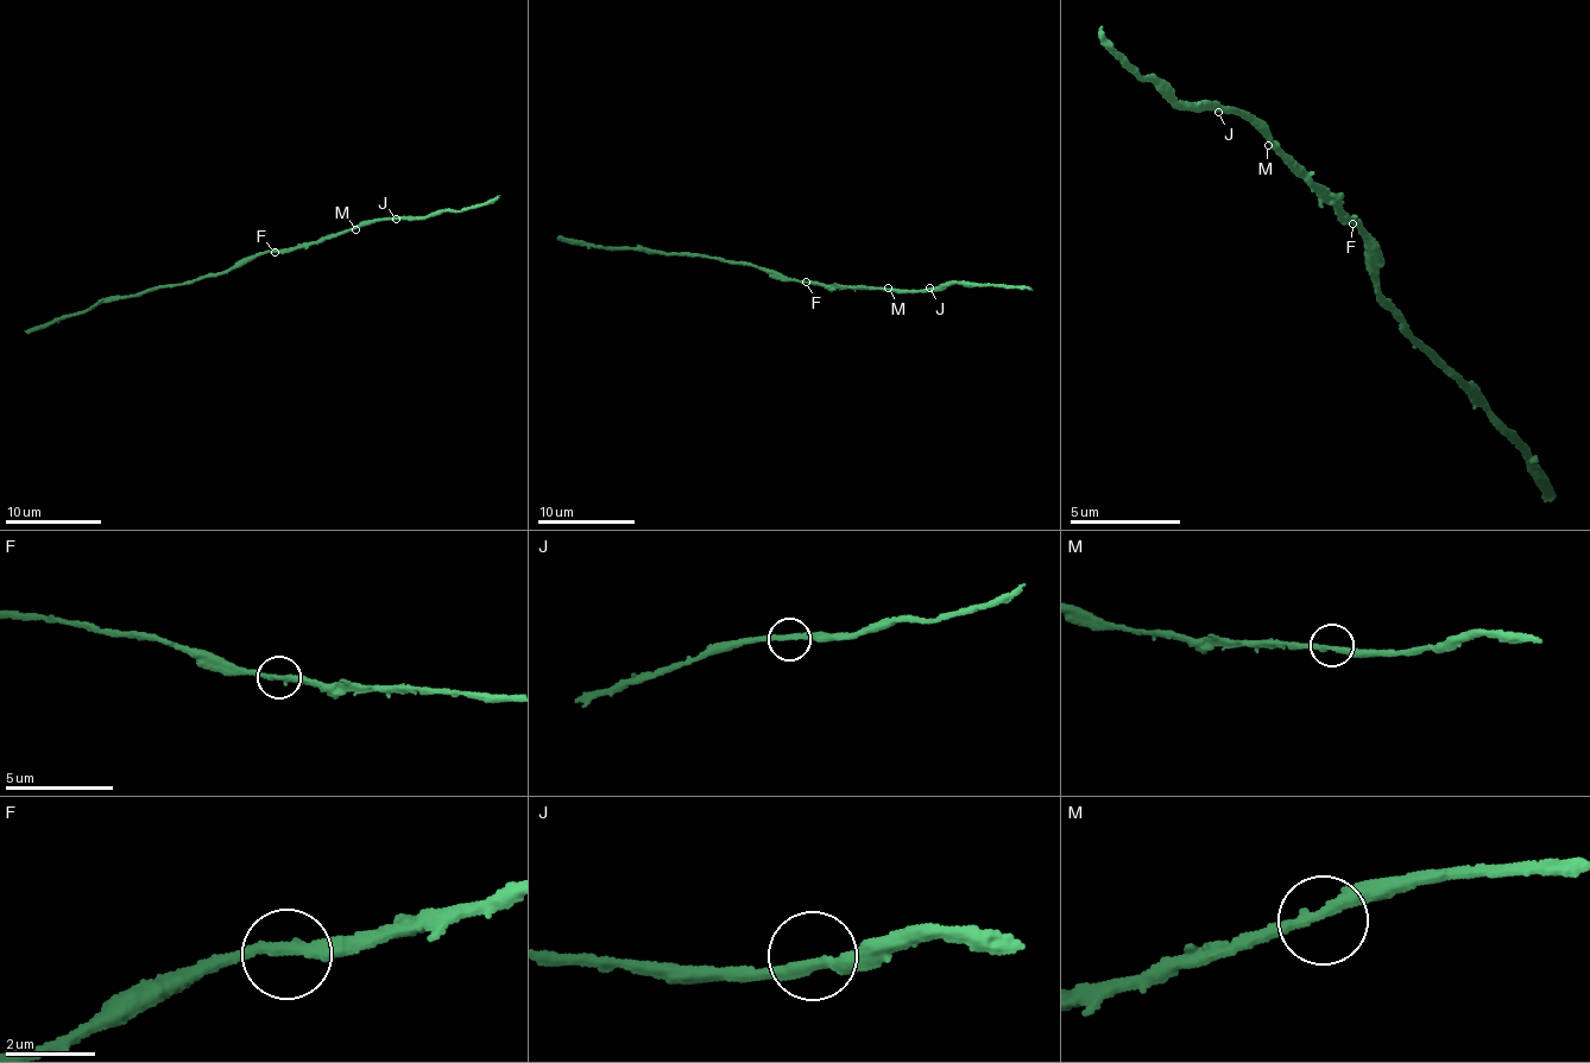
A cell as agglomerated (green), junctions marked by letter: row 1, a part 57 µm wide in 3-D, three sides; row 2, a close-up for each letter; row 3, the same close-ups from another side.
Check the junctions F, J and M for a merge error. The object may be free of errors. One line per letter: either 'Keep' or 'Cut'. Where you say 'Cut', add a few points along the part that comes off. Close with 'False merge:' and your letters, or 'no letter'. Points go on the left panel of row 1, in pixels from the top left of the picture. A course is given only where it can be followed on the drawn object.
F: Keep
J: Keep
M: Keep
False merge: no letter

